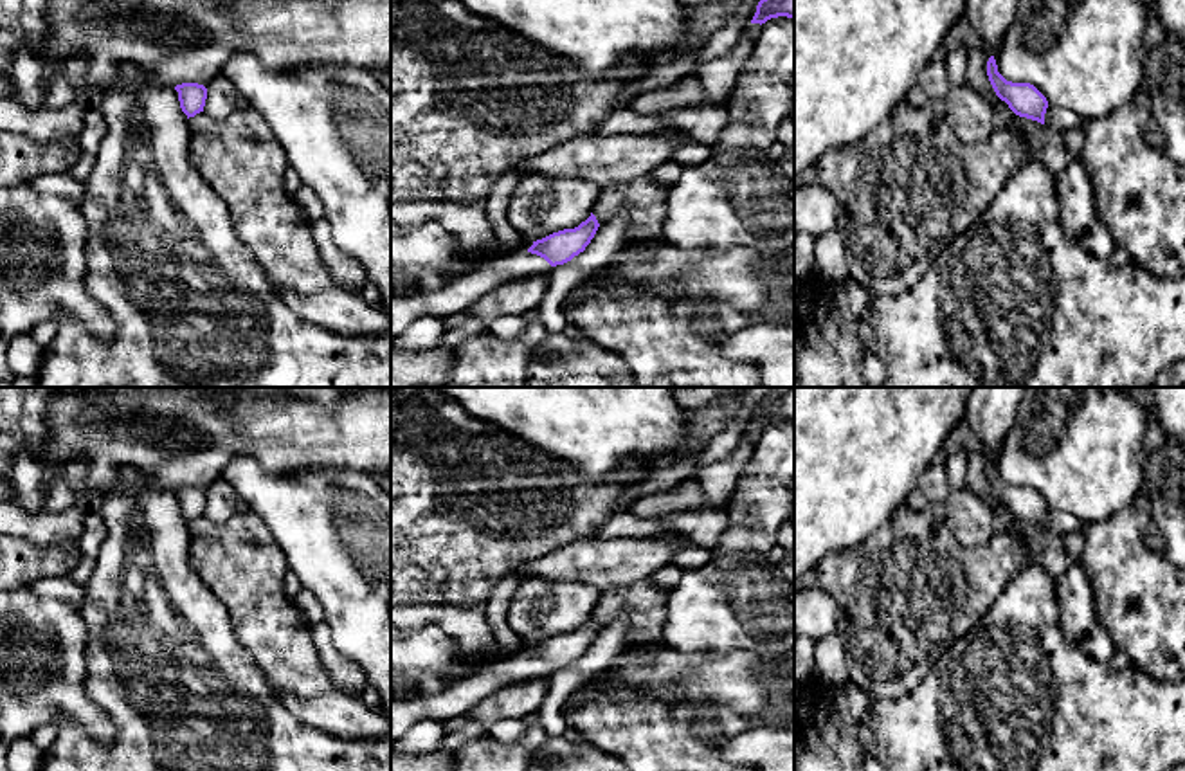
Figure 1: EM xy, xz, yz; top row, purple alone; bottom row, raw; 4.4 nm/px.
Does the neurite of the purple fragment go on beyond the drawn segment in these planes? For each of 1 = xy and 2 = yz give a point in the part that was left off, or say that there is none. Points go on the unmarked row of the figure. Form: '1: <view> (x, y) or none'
1: none
2: none

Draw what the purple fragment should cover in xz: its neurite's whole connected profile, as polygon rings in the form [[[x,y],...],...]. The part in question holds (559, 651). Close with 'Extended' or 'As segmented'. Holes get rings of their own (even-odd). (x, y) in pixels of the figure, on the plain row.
[[[591,616],[578,630],[553,636],[533,645],[528,654],[517,654],[483,672],[452,681],[436,695],[416,694],[411,699],[391,699],[391,744],[420,721],[448,721],[465,715],[504,686],[544,677],[571,665],[585,654],[598,630]]]. Extended

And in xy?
[[[182,486],[176,488],[175,494],[178,495],[180,512],[187,519],[187,522],[204,515],[207,503],[207,492],[204,488]]]. As segmented

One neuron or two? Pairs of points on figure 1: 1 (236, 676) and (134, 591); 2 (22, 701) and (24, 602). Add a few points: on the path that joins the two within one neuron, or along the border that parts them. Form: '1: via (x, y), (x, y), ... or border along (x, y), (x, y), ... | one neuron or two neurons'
1: via (211, 663), (159, 613) | one neuron
2: via (22, 676), (22, 627) | one neuron

